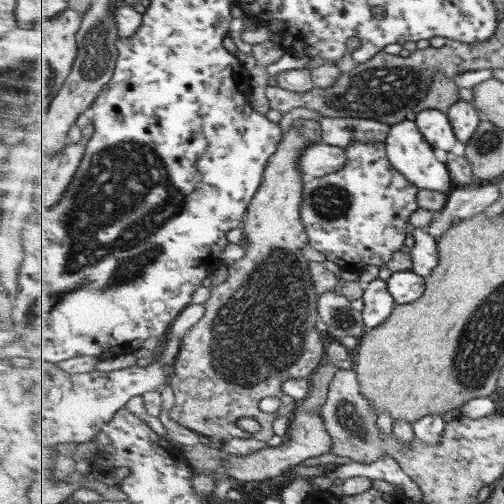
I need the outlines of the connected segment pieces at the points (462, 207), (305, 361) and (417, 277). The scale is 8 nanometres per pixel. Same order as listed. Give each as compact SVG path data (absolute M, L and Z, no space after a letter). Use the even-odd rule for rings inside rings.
M499 181L479 186L479 188L454 187L448 195L448 201L436 217L436 223L427 228L438 241L442 234L459 221L471 218L474 214L482 213L487 207L502 197Z
M296 119L292 121L289 130L284 133L284 138L282 139L282 143L280 144L278 151L270 158L270 163L266 168L266 174L263 175L262 187L259 188L258 194L255 195L254 199L251 201L249 211L245 216L245 221L243 222L243 233L247 239L247 243L245 244L245 258L237 260L237 262L233 264L227 265L228 278L220 285L212 287L210 298L203 304L205 310L204 316L189 330L187 330L182 338L180 355L174 365L175 375L171 378L171 388L174 392L175 403L170 410L169 416L179 425L182 425L191 431L194 430L194 432L198 434L210 436L211 438L218 438L219 440L223 440L225 443L233 438L243 437L247 440L254 437L255 440L264 440L265 442L269 442L269 440L275 436L275 430L273 430L275 420L277 420L277 418L281 418L281 416L292 416L297 410L297 407L300 406L300 403L298 403L296 399L288 397L288 394L285 393L285 389L282 388L282 384L286 383L288 380L299 377L309 378L314 374L315 370L321 366L325 358L326 348L323 346L321 338L319 338L319 331L315 329L315 322L320 319L320 314L318 313L319 294L316 291L312 278L312 272L310 271L310 261L307 257L305 257L304 252L304 248L309 246L310 237L307 234L306 225L303 224L302 221L302 202L305 180L302 177L302 169L298 166L298 160L302 158L302 152L306 151L306 148L309 147L311 143L317 143L319 141L323 141L322 125L320 124L320 120ZM267 396L275 396L281 400L279 409L273 413L263 412L263 410L259 408L261 400L263 400L263 398L267 398ZM243 416L258 418L261 426L263 426L263 430L261 430L259 434L249 434L242 428L239 428L239 426L237 426L237 418L243 418Z
M413 270L396 272L388 280L388 289L397 305L412 303L422 298L426 289L426 278Z

